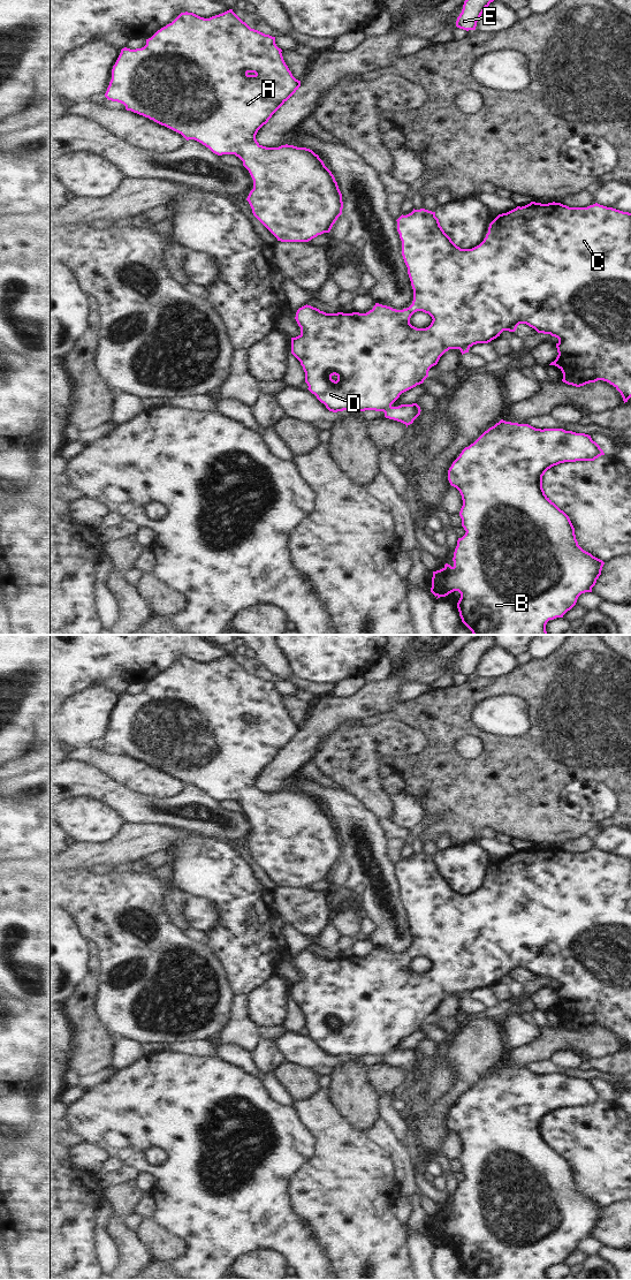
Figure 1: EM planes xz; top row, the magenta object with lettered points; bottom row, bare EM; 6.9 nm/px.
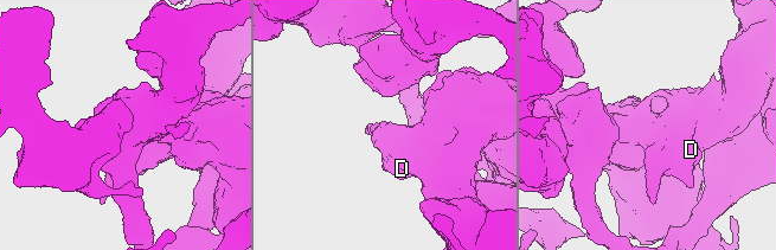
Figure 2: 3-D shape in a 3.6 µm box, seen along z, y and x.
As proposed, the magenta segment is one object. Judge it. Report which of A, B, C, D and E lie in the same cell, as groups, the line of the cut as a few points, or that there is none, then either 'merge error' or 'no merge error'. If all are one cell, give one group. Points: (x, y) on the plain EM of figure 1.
A B C D E | no cut | no merge error

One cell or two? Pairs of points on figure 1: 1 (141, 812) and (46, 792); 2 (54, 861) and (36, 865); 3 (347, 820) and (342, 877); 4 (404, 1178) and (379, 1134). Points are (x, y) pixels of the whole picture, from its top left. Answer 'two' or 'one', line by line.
1: one
2: one
3: two
4: one

